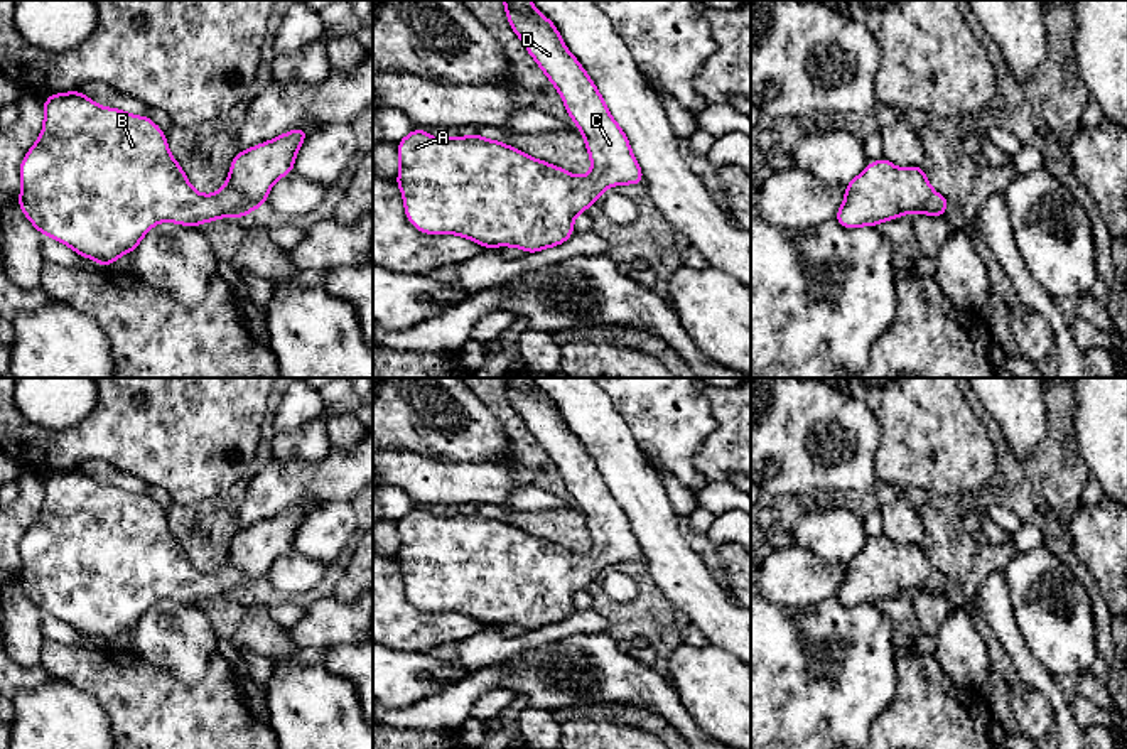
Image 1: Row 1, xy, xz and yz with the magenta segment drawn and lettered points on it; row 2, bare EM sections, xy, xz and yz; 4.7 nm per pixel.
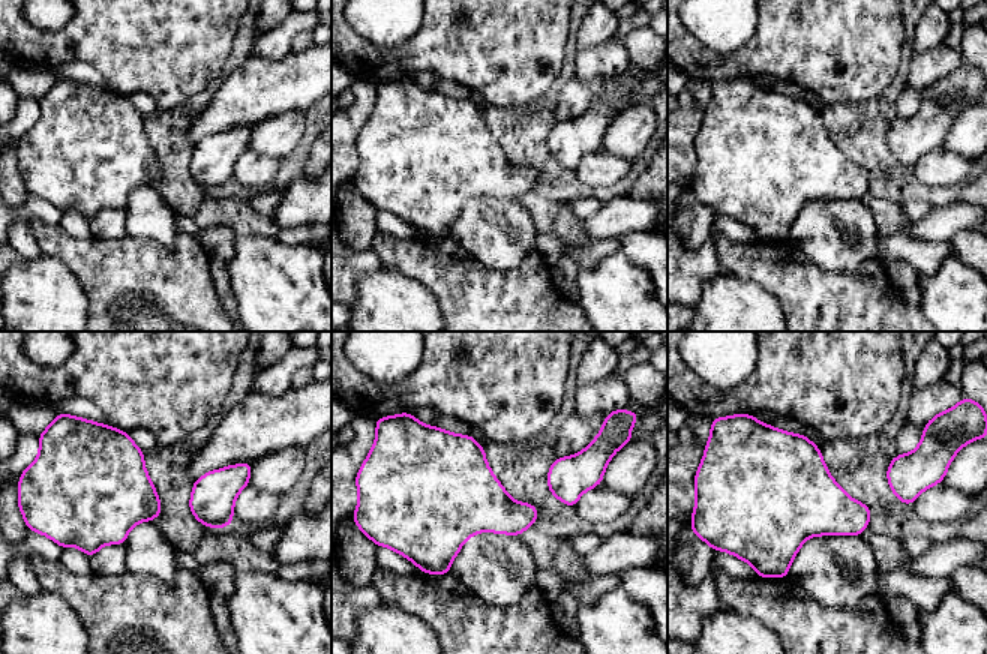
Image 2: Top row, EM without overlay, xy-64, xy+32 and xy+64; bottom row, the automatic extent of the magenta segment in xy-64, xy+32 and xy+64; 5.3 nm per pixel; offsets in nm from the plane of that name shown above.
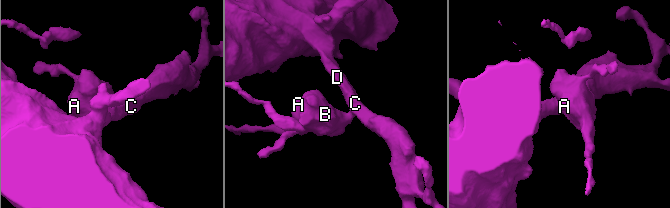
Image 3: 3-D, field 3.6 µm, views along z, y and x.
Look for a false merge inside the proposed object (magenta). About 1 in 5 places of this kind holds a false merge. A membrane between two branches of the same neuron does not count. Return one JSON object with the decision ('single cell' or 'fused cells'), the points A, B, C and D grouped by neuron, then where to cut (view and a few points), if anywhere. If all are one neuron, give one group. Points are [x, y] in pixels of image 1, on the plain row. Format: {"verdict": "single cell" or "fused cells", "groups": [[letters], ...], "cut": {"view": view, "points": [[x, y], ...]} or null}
{"verdict": "single cell", "groups": [["A", "B", "C", "D"]], "cut": null}

